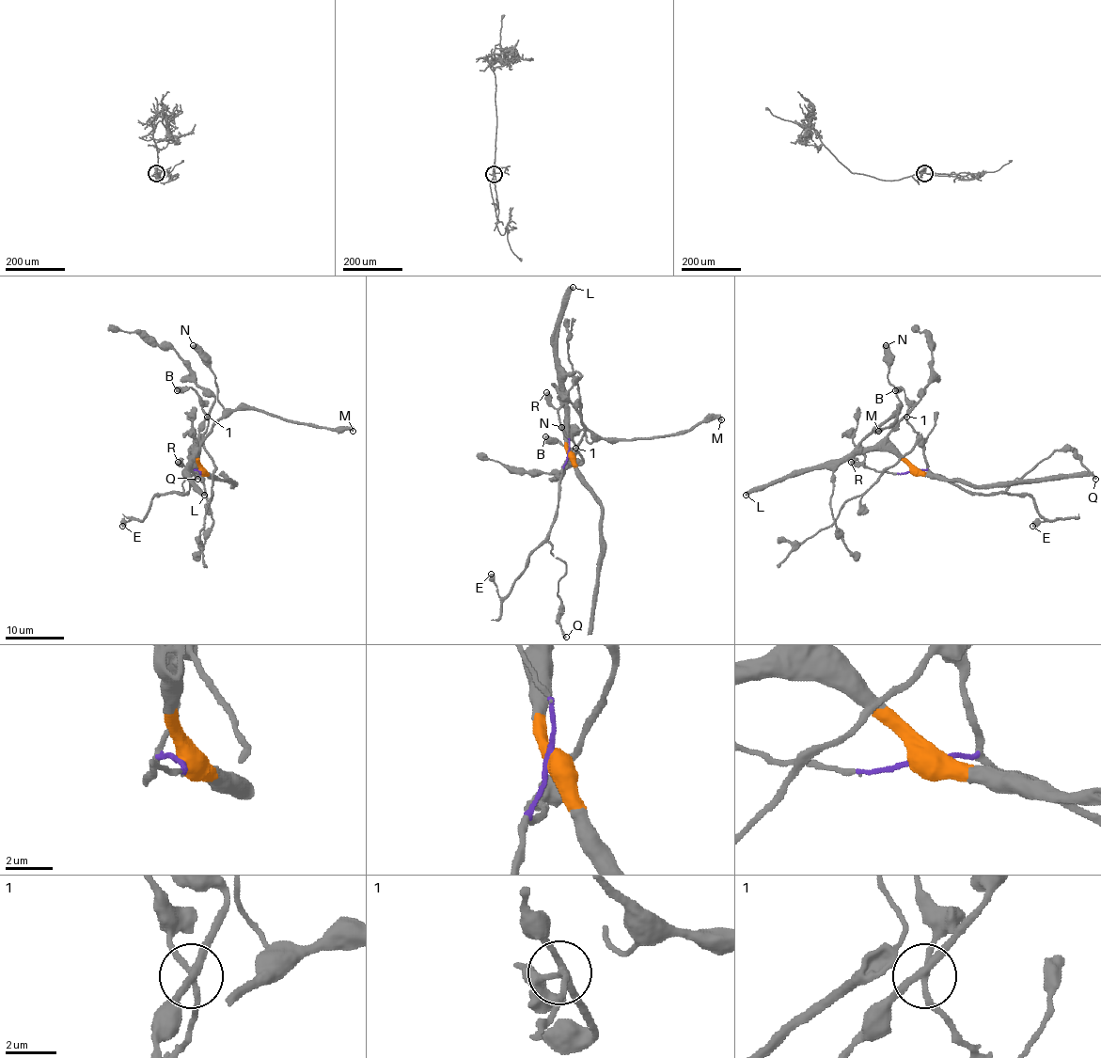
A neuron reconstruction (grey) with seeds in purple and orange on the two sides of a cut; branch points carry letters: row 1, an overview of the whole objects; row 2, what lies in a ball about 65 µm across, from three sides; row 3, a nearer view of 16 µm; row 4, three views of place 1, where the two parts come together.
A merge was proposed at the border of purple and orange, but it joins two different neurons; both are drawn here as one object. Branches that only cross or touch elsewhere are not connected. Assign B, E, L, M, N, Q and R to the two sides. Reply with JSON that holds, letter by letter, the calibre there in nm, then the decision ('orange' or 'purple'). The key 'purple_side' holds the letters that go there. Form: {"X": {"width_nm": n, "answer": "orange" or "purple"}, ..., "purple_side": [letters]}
{"B": {"width_nm": 650, "answer": "purple"}, "E": {"width_nm": 600, "answer": "purple"}, "L": {"width_nm": 480, "answer": "orange"}, "M": {"width_nm": 420, "answer": "orange"}, "N": {"width_nm": 650, "answer": "orange"}, "Q": {"width_nm": 280, "answer": "purple"}, "R": {"width_nm": 460, "answer": "purple"}, "purple_side": ["B", "E", "Q", "R"]}

